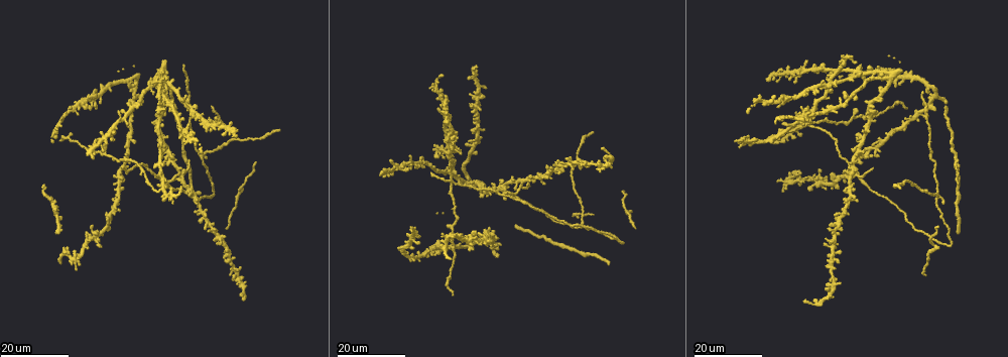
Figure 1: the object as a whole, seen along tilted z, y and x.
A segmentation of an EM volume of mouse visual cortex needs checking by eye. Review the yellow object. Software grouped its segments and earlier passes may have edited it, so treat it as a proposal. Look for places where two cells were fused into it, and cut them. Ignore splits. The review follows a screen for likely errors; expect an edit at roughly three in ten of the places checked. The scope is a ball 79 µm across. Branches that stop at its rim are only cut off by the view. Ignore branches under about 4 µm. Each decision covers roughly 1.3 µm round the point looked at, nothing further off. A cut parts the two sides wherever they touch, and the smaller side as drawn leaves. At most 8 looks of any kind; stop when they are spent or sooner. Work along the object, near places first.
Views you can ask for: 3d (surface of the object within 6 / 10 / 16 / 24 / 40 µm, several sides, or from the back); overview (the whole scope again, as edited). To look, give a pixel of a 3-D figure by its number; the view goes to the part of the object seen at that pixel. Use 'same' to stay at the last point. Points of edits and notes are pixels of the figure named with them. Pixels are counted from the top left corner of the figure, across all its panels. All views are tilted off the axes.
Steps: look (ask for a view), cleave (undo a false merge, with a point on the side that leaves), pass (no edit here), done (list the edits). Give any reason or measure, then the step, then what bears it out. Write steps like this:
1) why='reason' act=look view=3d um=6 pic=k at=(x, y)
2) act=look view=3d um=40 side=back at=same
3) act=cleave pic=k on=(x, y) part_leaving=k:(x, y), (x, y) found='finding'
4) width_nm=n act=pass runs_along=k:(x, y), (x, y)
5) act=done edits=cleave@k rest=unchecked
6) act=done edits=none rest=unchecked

why='four or more arms meet' act=look view=3d um=16 pic=1 at=(199, 154)

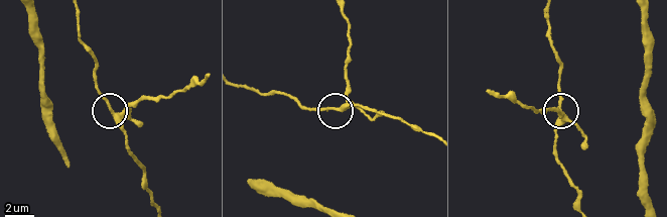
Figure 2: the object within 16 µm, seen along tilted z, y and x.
act=look view=3d um=6 pic=2 at=(345, 105)

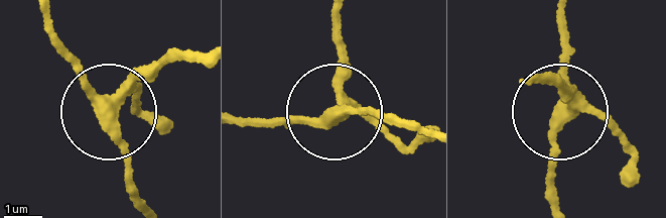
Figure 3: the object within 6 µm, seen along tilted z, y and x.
act=cleave pic=3 on=(137, 99) part_leaving=3:(116, 94), (148, 68), (202, 60) found='a second cell is stuck on'

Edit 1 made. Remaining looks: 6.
act=look view=3d um=24 pic=1 at=(935, 161)

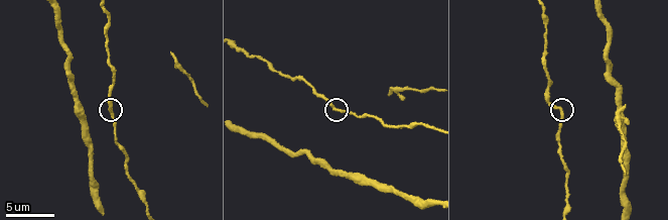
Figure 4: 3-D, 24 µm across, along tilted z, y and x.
act=look view=3d um=6 pic=4 at=(340, 109)

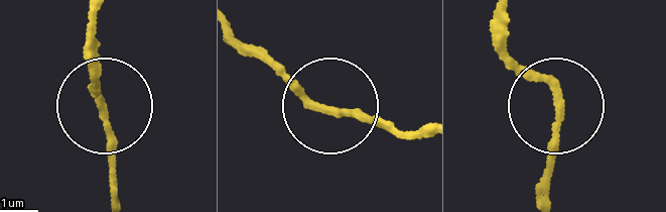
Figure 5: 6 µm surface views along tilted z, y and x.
act=pass runs_along=5:(117, 195), (94, 34) found='continuous, no second cell'

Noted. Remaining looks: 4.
why='branch point' act=look view=3d um=16 pic=1 at=(520, 187)

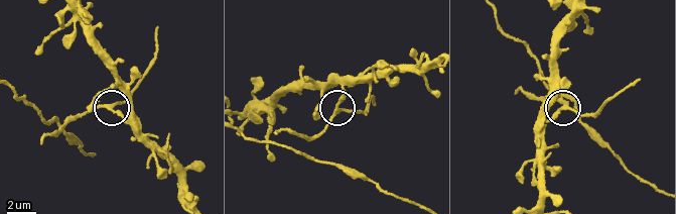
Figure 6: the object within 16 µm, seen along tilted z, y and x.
why='zoom in' act=look view=3d um=10 pic=6 at=(110, 106)

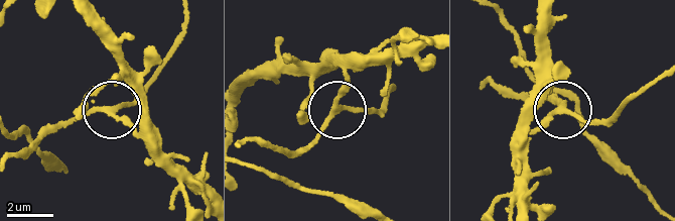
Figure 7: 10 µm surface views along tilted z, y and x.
arms=3 act=cleave pic=7 on=(127, 106) part_leaving=7:(550, 115), (597, 121), (657, 77) found='a second cell is stuck on'

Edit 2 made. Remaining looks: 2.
act=done edits=cleave@3,cleave@7 rest=unchecked

